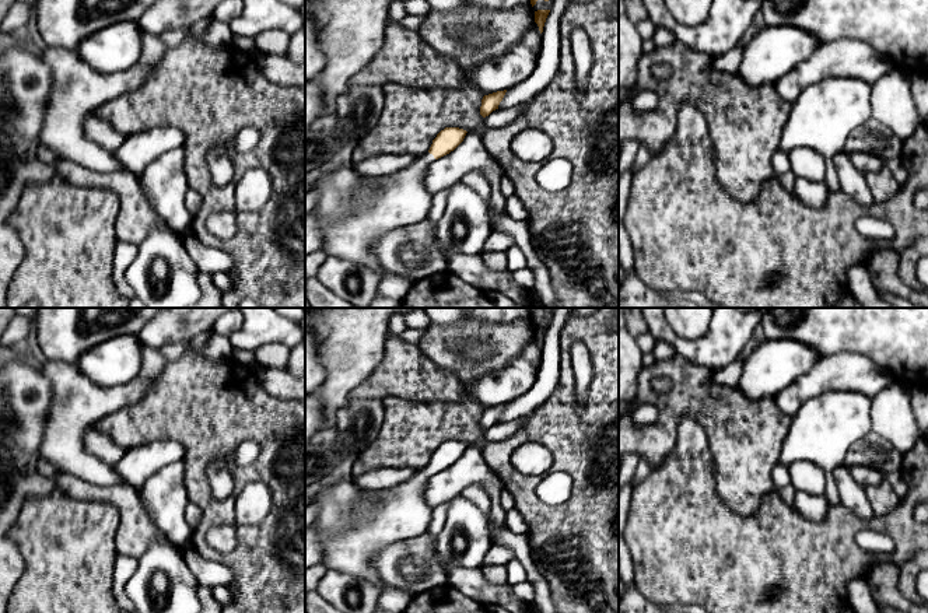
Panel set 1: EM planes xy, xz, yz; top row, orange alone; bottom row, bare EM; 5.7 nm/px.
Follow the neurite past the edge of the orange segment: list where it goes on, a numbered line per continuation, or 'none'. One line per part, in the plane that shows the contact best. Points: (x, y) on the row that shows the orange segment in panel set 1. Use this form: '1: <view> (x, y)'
1: xz (354, 210)

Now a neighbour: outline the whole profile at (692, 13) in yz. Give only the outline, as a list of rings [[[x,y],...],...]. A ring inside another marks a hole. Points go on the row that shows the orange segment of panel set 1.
[[[665,0],[665,3],[679,24],[696,27],[707,21],[712,0]]]

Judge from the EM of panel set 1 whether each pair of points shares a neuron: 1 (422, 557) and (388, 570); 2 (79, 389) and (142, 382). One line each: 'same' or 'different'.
1: same
2: same

